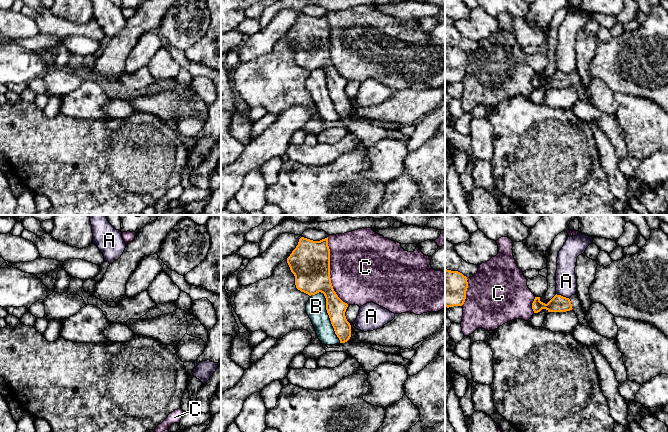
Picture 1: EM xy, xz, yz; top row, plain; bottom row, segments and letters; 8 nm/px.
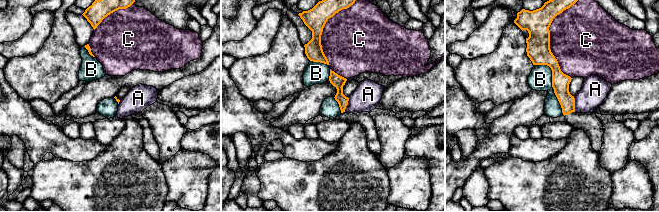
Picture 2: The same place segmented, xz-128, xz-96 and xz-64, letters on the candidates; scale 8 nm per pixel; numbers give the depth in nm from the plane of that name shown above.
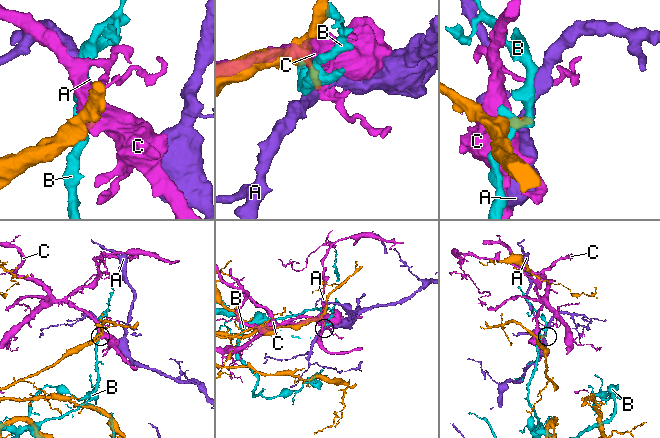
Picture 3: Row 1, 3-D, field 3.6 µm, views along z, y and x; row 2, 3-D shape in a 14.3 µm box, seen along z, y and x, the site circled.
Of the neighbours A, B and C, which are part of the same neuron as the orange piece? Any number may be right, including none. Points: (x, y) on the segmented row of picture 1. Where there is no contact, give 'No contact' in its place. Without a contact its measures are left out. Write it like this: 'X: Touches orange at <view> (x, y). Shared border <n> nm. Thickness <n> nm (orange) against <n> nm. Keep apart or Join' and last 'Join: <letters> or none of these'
A: Touches orange at yz (562, 296). Shared border 110 nm. Thickness 140 nm (orange) against 180 nm. Keep apart
B: Touches orange at xz (327, 312). Shared border 460 nm. Thickness 160 nm (orange) against 160 nm. Keep apart
C: Touches orange at xz (329, 272). Shared border 550 nm. Thickness 320 nm (orange) against 500 nm. Keep apart
Join: none of these

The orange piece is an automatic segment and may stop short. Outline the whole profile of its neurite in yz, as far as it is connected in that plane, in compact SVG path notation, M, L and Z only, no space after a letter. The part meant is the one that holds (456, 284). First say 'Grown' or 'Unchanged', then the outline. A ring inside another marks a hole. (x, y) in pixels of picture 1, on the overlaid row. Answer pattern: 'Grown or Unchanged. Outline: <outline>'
Unchanged. Outline: M445 269L445 306L462 306L468 288L467 277L458 271Z

